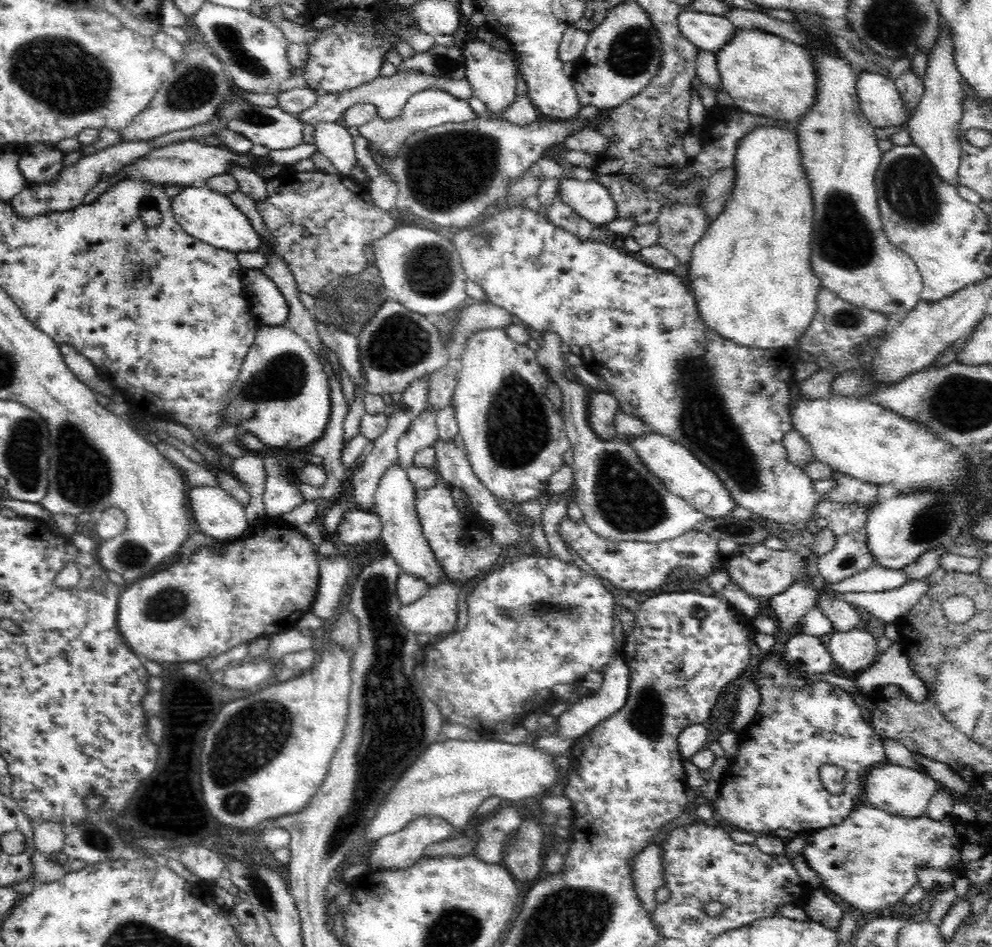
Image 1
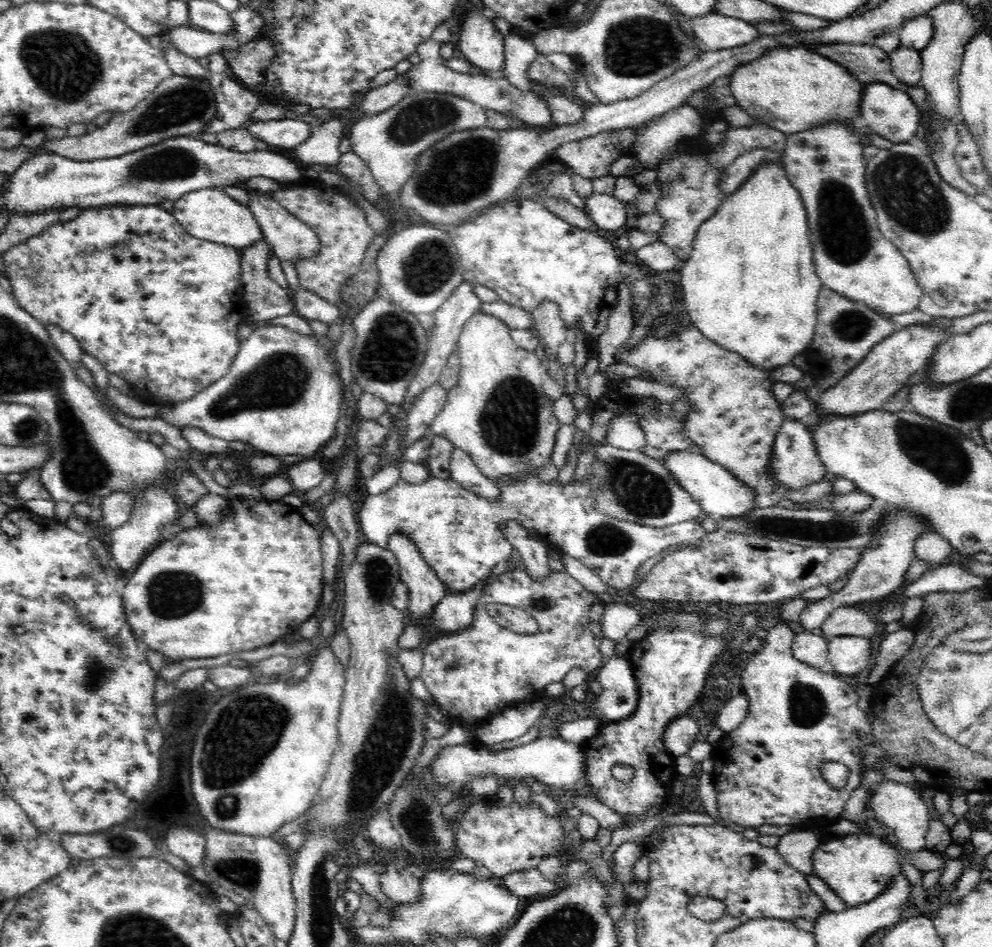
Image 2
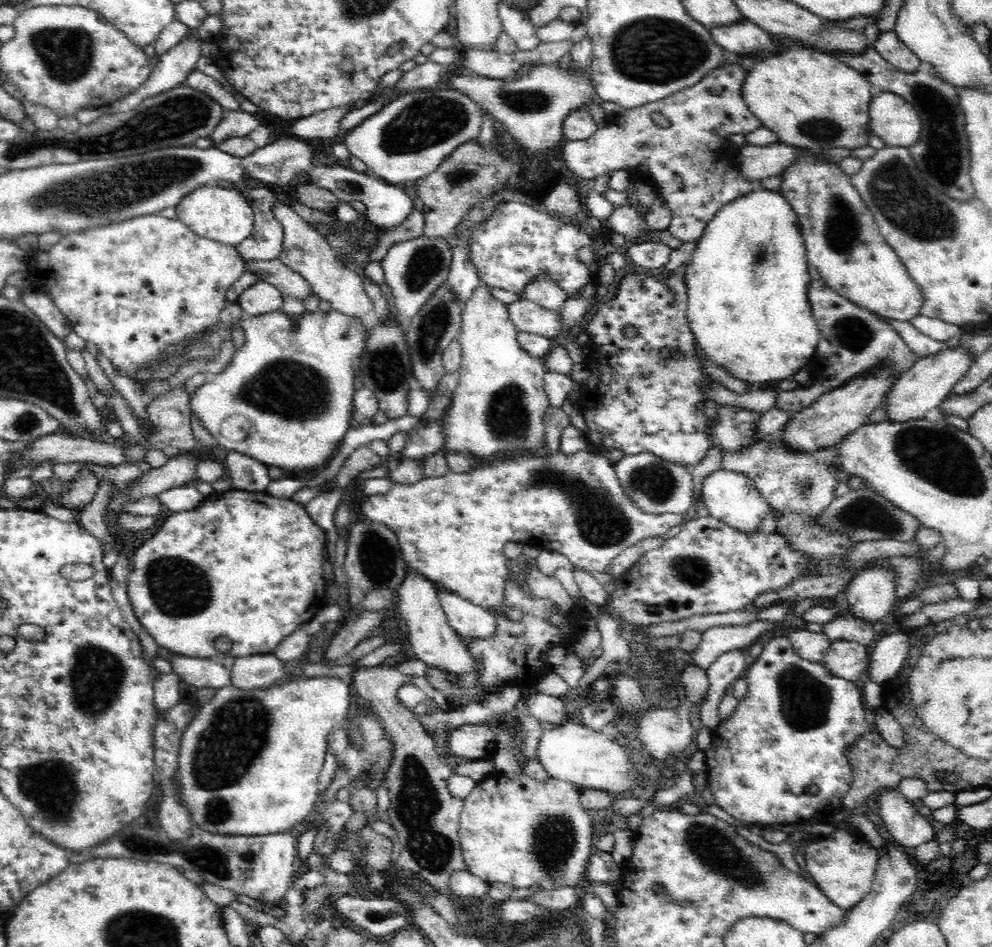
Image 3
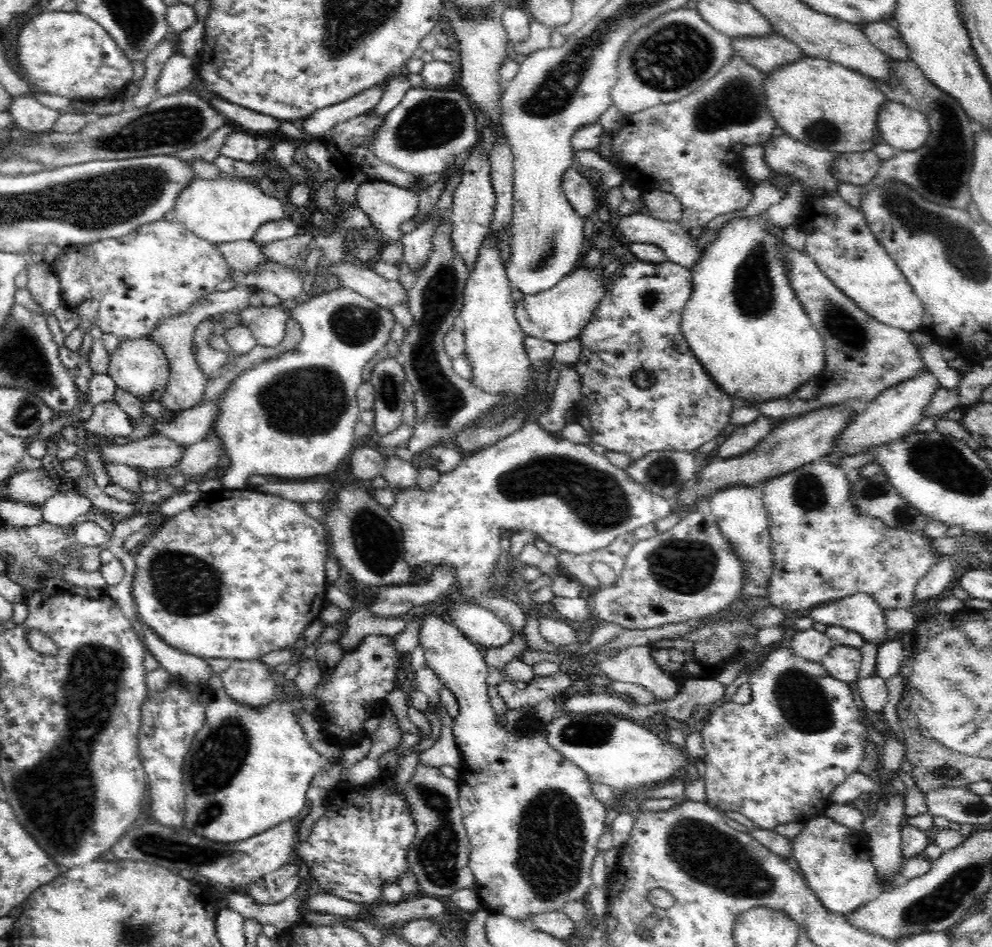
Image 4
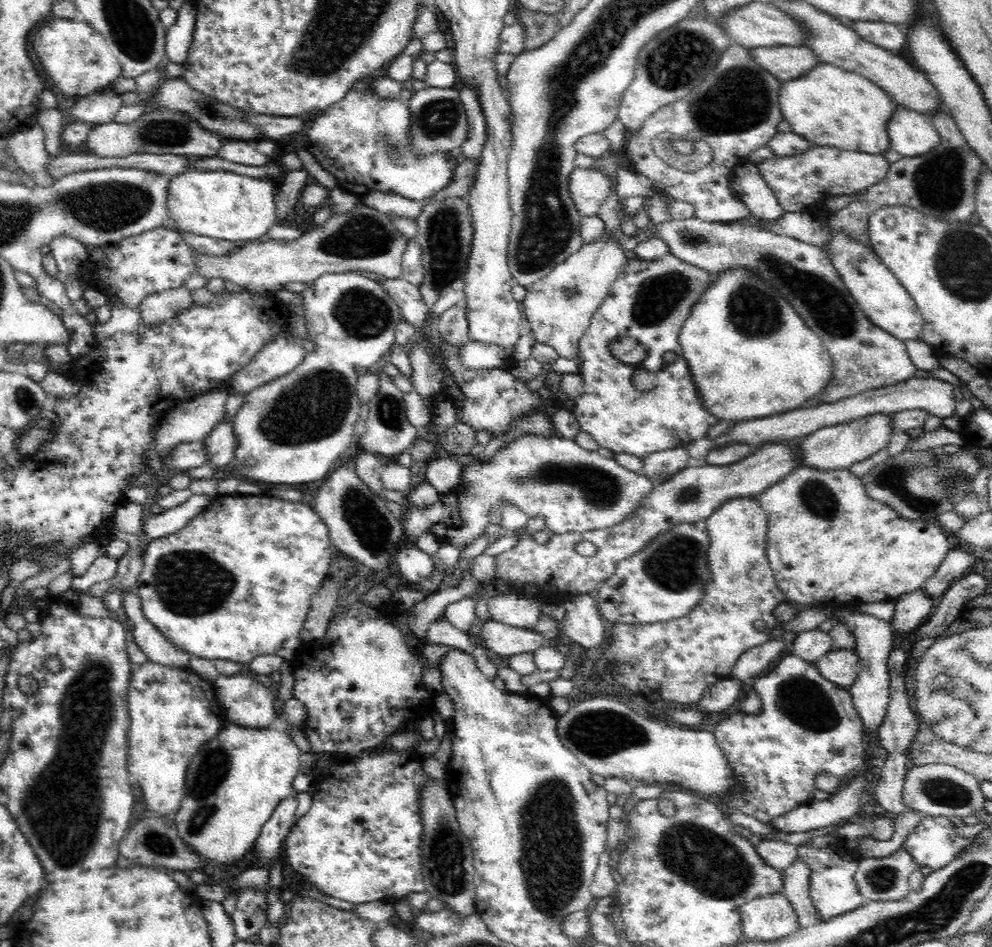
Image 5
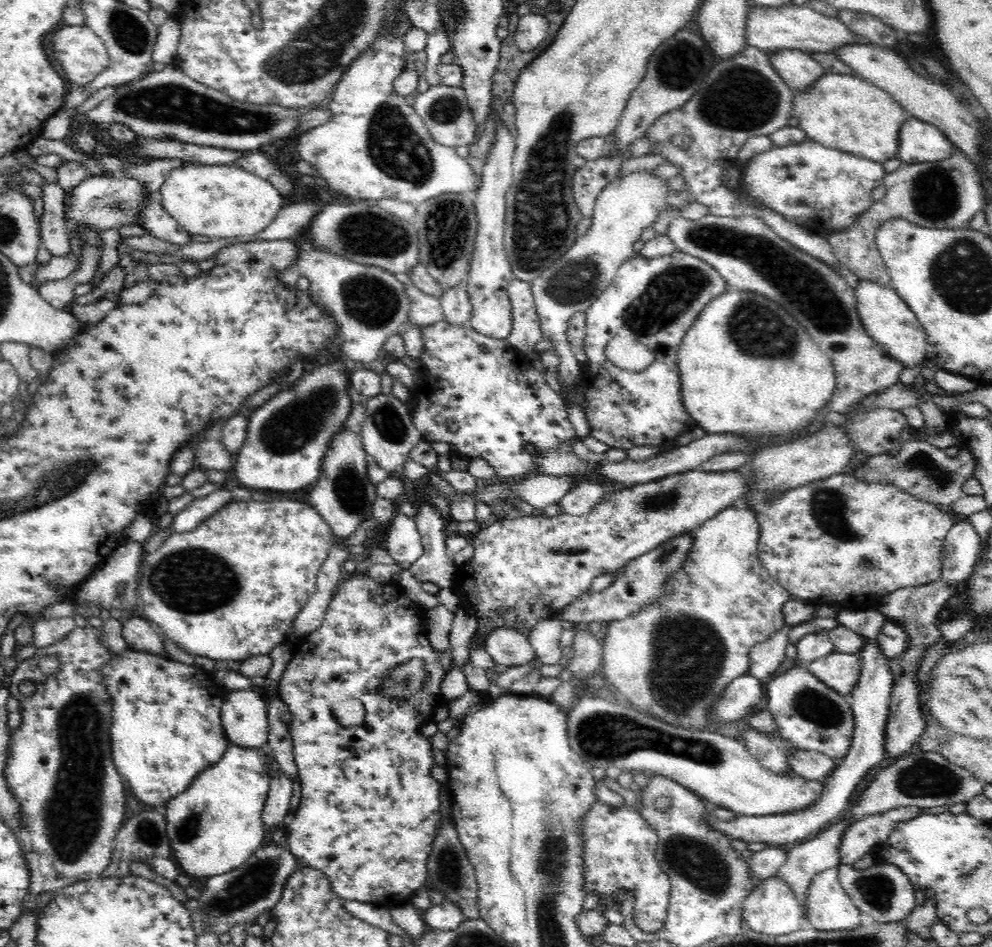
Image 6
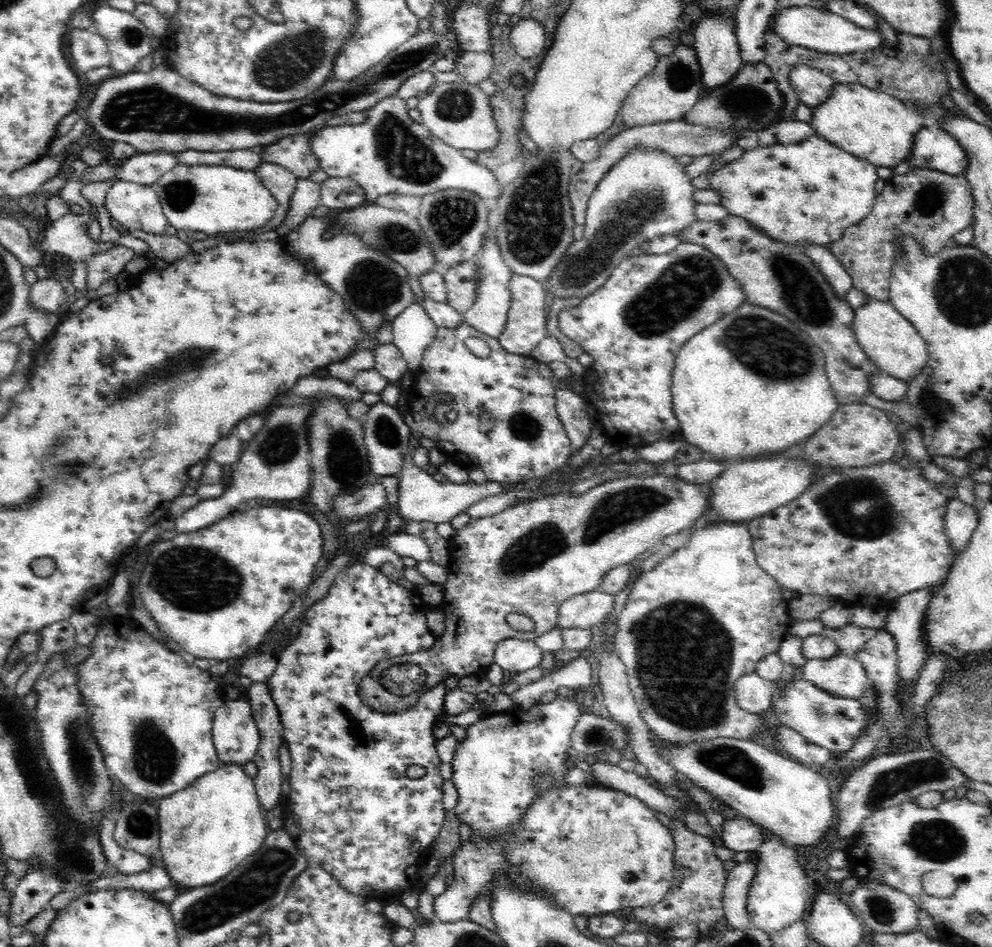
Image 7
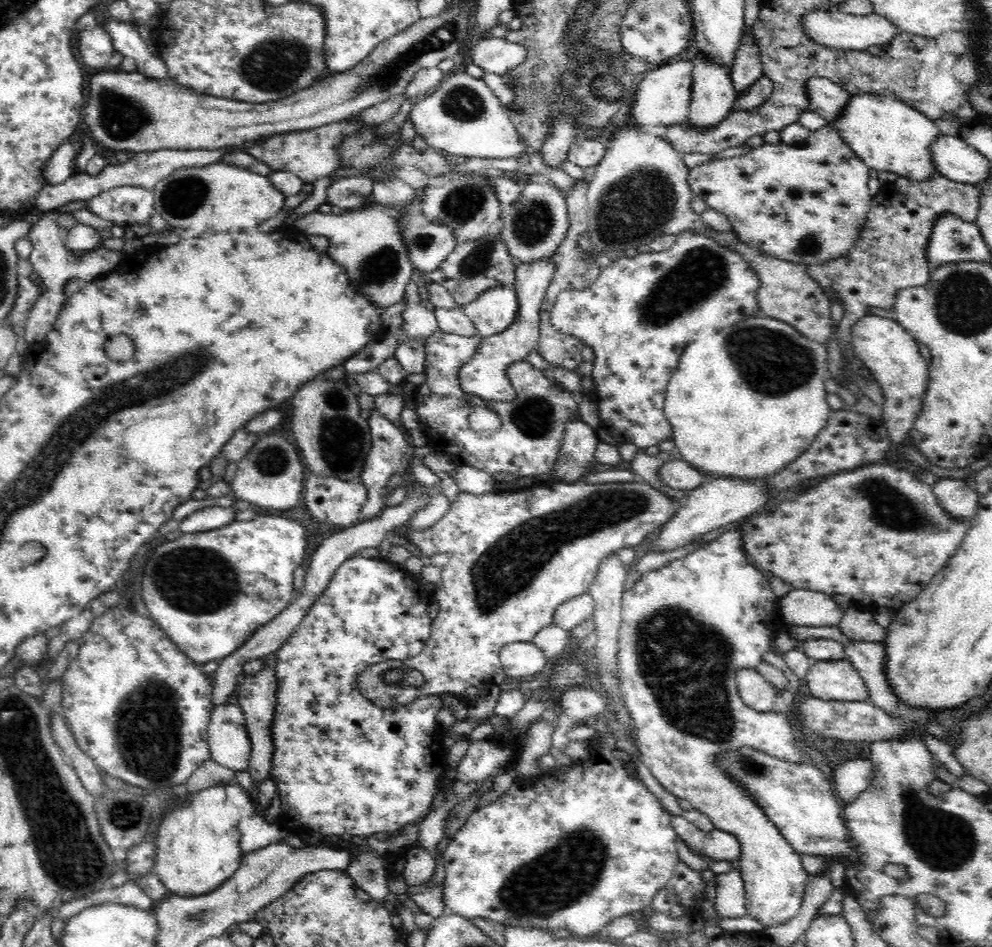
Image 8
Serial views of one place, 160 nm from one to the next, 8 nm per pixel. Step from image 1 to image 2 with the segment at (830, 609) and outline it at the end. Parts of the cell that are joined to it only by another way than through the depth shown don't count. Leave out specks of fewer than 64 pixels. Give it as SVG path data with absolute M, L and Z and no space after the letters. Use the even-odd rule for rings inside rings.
M844 605L835 608L828 615L821 629L827 638L852 635L870 639L876 632L876 622L863 611L854 608L854 605Z

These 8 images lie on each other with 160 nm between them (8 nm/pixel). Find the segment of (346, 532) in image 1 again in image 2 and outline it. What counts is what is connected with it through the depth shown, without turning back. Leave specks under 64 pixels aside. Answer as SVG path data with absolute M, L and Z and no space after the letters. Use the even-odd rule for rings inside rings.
M593 472L588 473L583 483L572 480L568 485L560 485L558 478L552 482L543 482L536 473L530 475L514 481L512 479L499 481L501 496L495 502L462 489L460 484L453 479L446 481L440 478L430 478L427 482L418 485L400 480L391 490L383 494L368 495L358 512L357 519L367 542L377 544L382 548L387 546L393 532L402 531L410 535L420 550L421 557L432 568L432 572L436 573L440 581L448 588L456 592L474 588L480 580L488 578L492 568L499 562L509 561L513 546L505 539L501 530L506 529L505 526L510 521L522 523L524 528L538 535L538 538L544 539L551 548L556 548L582 562L590 571L615 589L636 586L640 580L636 579L636 571L646 560L655 558L662 553L662 550L670 546L675 548L695 546L707 532L700 520L654 528L605 516L593 506L594 500L598 498L598 479Z

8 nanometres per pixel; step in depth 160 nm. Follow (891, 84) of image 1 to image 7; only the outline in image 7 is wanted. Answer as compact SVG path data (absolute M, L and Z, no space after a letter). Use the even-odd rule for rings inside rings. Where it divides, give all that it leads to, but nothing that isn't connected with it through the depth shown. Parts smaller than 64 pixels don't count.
M929 123L916 131L911 155L893 168L893 175L906 174L916 167L964 175L967 154L951 134Z

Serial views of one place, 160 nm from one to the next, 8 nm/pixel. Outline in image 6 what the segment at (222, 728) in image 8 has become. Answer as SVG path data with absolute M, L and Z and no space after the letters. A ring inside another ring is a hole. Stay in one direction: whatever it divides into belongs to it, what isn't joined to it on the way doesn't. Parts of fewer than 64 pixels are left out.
M254 690L226 691L220 720L228 742L242 747L268 747L269 722L264 694Z

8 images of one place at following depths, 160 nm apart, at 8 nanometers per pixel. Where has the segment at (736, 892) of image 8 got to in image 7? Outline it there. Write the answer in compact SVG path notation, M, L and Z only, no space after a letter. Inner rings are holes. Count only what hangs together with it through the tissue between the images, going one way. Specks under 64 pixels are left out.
M752 858L728 871L724 886L723 910L731 929L747 930L753 925L748 913L747 899L756 872L758 867Z

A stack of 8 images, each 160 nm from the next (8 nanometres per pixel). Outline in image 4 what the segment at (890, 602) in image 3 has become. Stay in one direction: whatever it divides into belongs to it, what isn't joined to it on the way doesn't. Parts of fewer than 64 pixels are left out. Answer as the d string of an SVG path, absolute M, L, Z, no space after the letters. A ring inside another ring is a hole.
M859 592L852 596L822 604L812 608L809 616L815 622L829 626L842 626L858 632L864 642L873 642L880 646L887 640L884 609L876 602L874 595Z

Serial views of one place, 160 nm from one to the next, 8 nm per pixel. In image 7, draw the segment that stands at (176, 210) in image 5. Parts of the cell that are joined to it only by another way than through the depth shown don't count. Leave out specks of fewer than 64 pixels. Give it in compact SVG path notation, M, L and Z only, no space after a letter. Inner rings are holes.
M178 163L156 182L156 191L168 223L178 230L198 230L206 234L236 232L236 230L261 230L277 212L277 200L272 191L260 180L255 171L230 166L190 166Z

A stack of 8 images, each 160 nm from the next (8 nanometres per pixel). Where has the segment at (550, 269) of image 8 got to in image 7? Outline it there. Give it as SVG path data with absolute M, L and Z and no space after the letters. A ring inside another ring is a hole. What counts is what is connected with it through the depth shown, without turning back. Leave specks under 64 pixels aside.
M513 274L509 282L511 292L511 307L507 318L507 323L498 336L498 341L504 350L511 353L530 355L537 350L538 343L546 338L547 334L547 318L544 311L546 306L546 291L542 283L531 276L522 276L521 274Z

